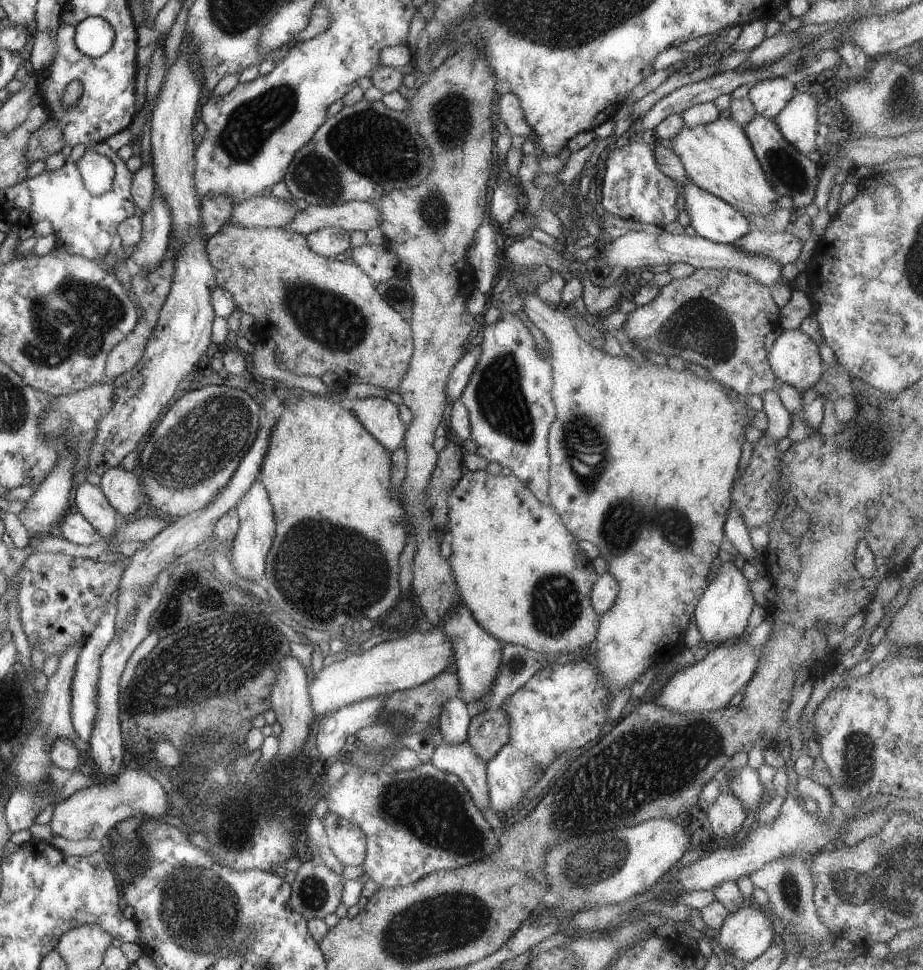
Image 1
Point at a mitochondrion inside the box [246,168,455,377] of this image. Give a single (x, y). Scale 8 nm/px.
(333, 322)

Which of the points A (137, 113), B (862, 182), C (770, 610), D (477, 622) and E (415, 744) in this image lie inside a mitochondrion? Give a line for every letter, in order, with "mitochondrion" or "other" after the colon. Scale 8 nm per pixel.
A: other
B: other
C: other
D: other
E: other

